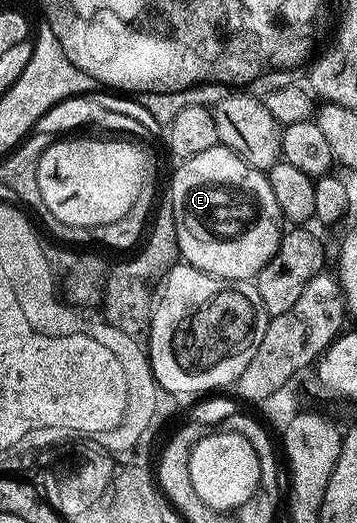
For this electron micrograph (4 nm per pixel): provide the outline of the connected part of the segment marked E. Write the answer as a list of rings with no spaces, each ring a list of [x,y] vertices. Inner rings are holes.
[[[216,146],[209,150],[201,150],[201,154],[193,154],[193,158],[182,161],[179,169],[171,176],[171,192],[169,199],[173,202],[173,218],[177,222],[177,242],[179,243],[179,255],[186,263],[200,268],[202,272],[208,272],[211,276],[219,276],[222,280],[251,280],[258,277],[259,271],[275,256],[279,249],[279,240],[285,231],[283,215],[279,213],[277,198],[273,198],[273,186],[269,186],[266,175],[260,169],[249,166],[233,150],[222,146]]]

